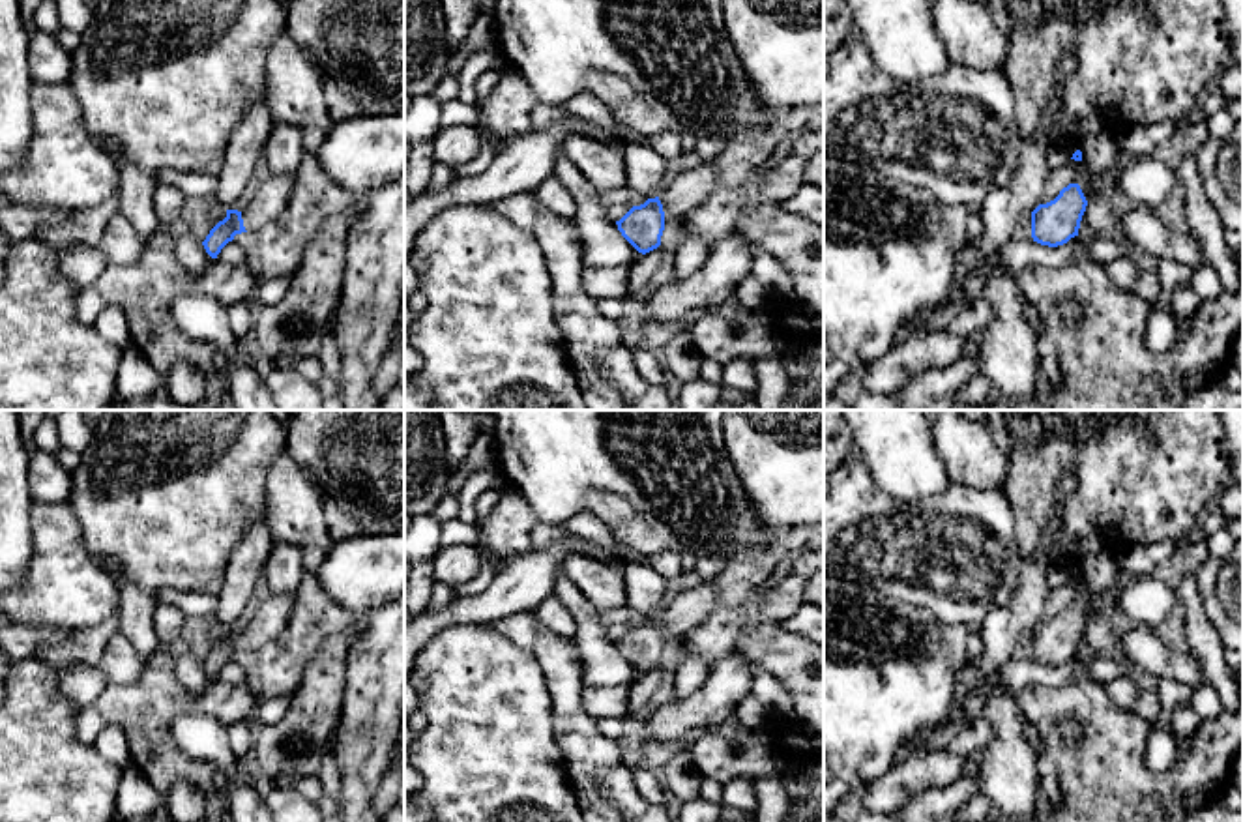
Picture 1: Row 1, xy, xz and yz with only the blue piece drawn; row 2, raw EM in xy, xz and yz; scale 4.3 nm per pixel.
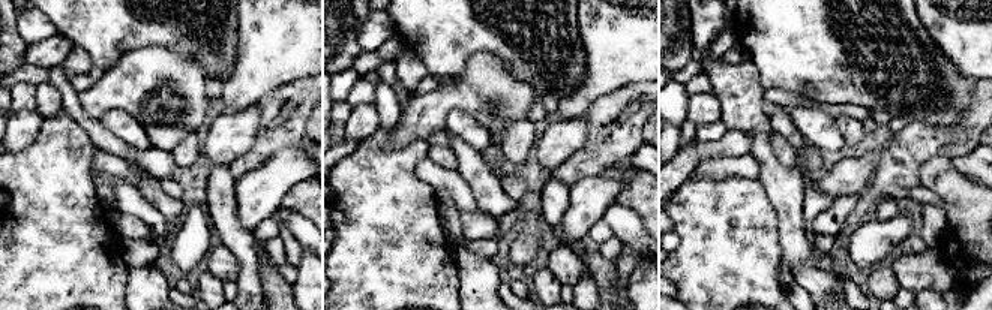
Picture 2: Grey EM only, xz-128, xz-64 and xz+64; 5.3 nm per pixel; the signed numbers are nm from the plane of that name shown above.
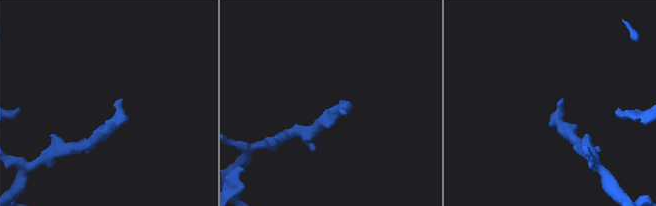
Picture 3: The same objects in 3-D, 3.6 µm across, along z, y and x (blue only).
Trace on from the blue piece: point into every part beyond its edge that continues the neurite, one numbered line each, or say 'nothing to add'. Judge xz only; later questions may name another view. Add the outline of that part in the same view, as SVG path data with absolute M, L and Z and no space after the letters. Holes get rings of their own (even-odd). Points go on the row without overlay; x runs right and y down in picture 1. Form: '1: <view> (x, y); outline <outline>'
1: xz (693, 605); outline M698 580L695 586L681 592L661 614L661 624L672 637L681 639L695 629L717 603L715 580Z

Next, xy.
1: xy (270, 620); outline M270 592L262 601L251 622L241 631L243 646L255 653L264 644L281 637L288 625L292 609L296 605L294 592Z

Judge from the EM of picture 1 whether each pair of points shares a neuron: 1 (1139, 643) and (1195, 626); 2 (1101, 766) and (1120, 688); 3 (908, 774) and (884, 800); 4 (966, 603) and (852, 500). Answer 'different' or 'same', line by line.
1: different
2: different
3: same
4: same

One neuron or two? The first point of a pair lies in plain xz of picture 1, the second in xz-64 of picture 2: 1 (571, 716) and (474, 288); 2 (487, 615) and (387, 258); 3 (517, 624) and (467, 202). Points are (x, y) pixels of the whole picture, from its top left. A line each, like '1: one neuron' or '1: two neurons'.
1: one neuron
2: two neurons
3: one neuron

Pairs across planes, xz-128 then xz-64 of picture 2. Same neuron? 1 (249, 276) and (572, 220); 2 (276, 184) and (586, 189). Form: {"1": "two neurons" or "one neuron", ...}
{"1": "two neurons", "2": "one neuron"}

